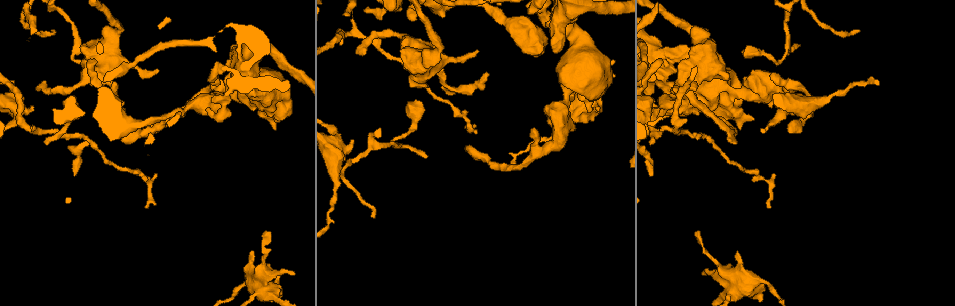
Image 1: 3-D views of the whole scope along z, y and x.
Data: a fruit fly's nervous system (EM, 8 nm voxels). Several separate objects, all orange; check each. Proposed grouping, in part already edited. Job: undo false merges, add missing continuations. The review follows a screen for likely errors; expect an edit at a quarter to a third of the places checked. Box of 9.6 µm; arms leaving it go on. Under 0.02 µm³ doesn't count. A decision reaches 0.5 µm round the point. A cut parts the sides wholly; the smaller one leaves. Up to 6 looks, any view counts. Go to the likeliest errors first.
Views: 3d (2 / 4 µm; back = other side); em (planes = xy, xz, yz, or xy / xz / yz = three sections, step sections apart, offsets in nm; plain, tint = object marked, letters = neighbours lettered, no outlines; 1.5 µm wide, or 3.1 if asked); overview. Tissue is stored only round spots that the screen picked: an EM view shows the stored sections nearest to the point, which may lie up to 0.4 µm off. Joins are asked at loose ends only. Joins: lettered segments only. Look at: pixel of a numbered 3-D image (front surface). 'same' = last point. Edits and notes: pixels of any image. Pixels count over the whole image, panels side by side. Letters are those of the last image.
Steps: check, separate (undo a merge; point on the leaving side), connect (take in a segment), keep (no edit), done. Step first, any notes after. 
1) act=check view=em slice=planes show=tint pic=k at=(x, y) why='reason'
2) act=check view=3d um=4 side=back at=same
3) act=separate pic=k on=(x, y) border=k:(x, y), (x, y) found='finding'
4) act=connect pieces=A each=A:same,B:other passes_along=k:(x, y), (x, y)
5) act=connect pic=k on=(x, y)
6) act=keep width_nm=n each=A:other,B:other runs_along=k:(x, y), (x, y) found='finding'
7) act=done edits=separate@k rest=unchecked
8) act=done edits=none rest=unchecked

act=check view=3d um=2 pic=1 at=(699, 112) why='branch stops here'

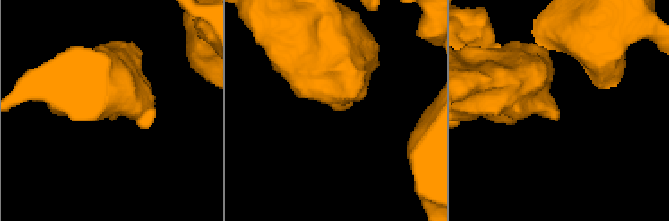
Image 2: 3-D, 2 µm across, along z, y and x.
act=check view=em slice=xy step=4 show=tint pic=2 at=(116, 117)

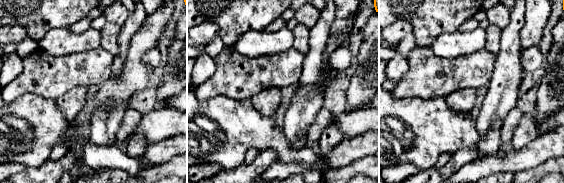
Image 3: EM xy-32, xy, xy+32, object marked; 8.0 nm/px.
act=check view=em slice=planes show=letters at=same why='cut it another way'

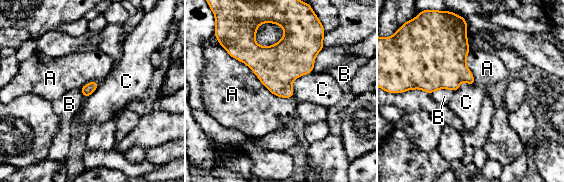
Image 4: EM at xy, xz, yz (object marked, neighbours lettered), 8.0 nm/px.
act=keep each=A:other,B:other,C:other found='no lettered segment goes on from it'

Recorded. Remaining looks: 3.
act=check view=em slice=planes show=letters pic=1 at=(353, 141) why='branch stops here'

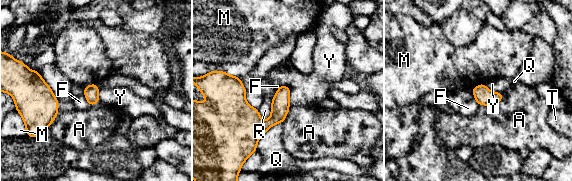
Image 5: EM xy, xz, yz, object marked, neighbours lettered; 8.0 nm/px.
act=keep each=A:other,F:other,M:other,Q:other,R:other,T:other,Y:other found='no lettered segment goes on from it'

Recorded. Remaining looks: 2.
act=check view=em slice=planes show=letters pic=1 at=(352, 18) why='thin end'

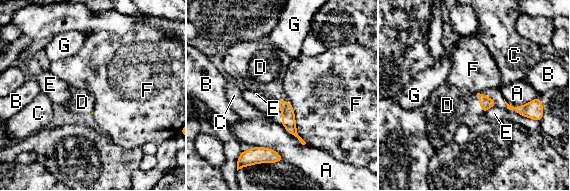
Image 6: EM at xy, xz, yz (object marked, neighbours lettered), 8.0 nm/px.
act=connect pieces=D each=A:other,B:other,C:other,D:same,E:other,F:other,G:other passes_along=6:(485, 102), (480, 103), (449, 105) found='it goes on there'

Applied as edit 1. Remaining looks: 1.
act=done edits=connect@6 rest=unchecked

